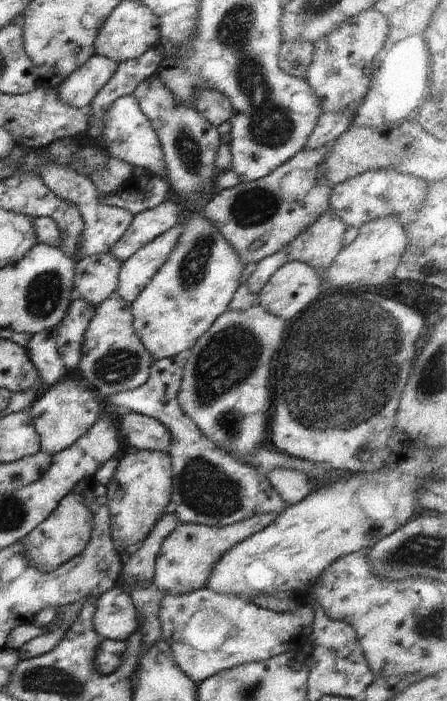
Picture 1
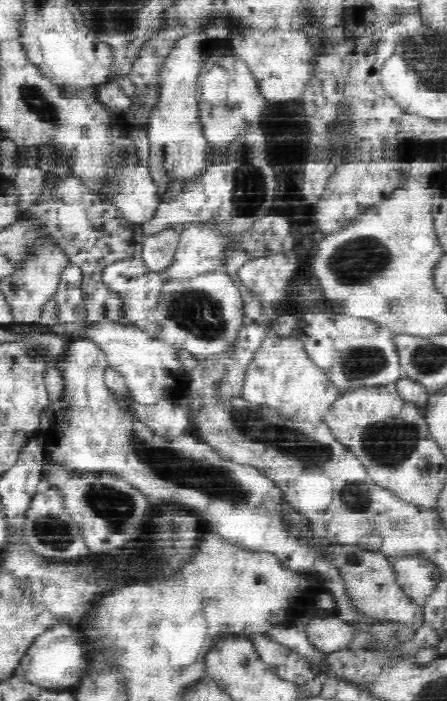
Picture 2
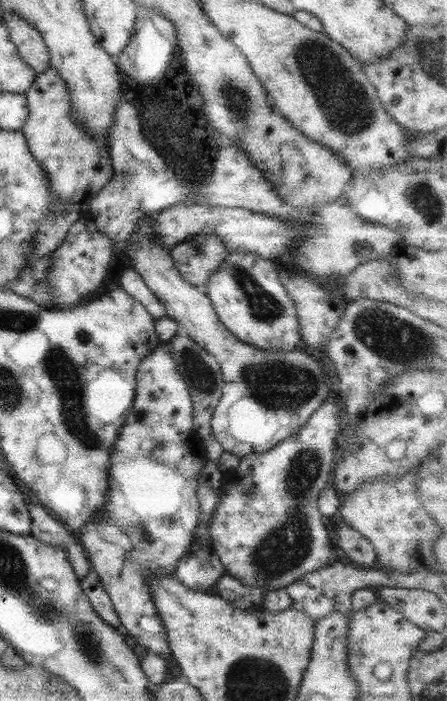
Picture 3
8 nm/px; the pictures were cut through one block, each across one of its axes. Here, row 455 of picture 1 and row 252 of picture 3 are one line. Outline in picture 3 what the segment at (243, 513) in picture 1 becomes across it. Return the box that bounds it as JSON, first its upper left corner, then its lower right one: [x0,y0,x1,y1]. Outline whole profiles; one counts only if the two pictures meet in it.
[169,232,231,293]

